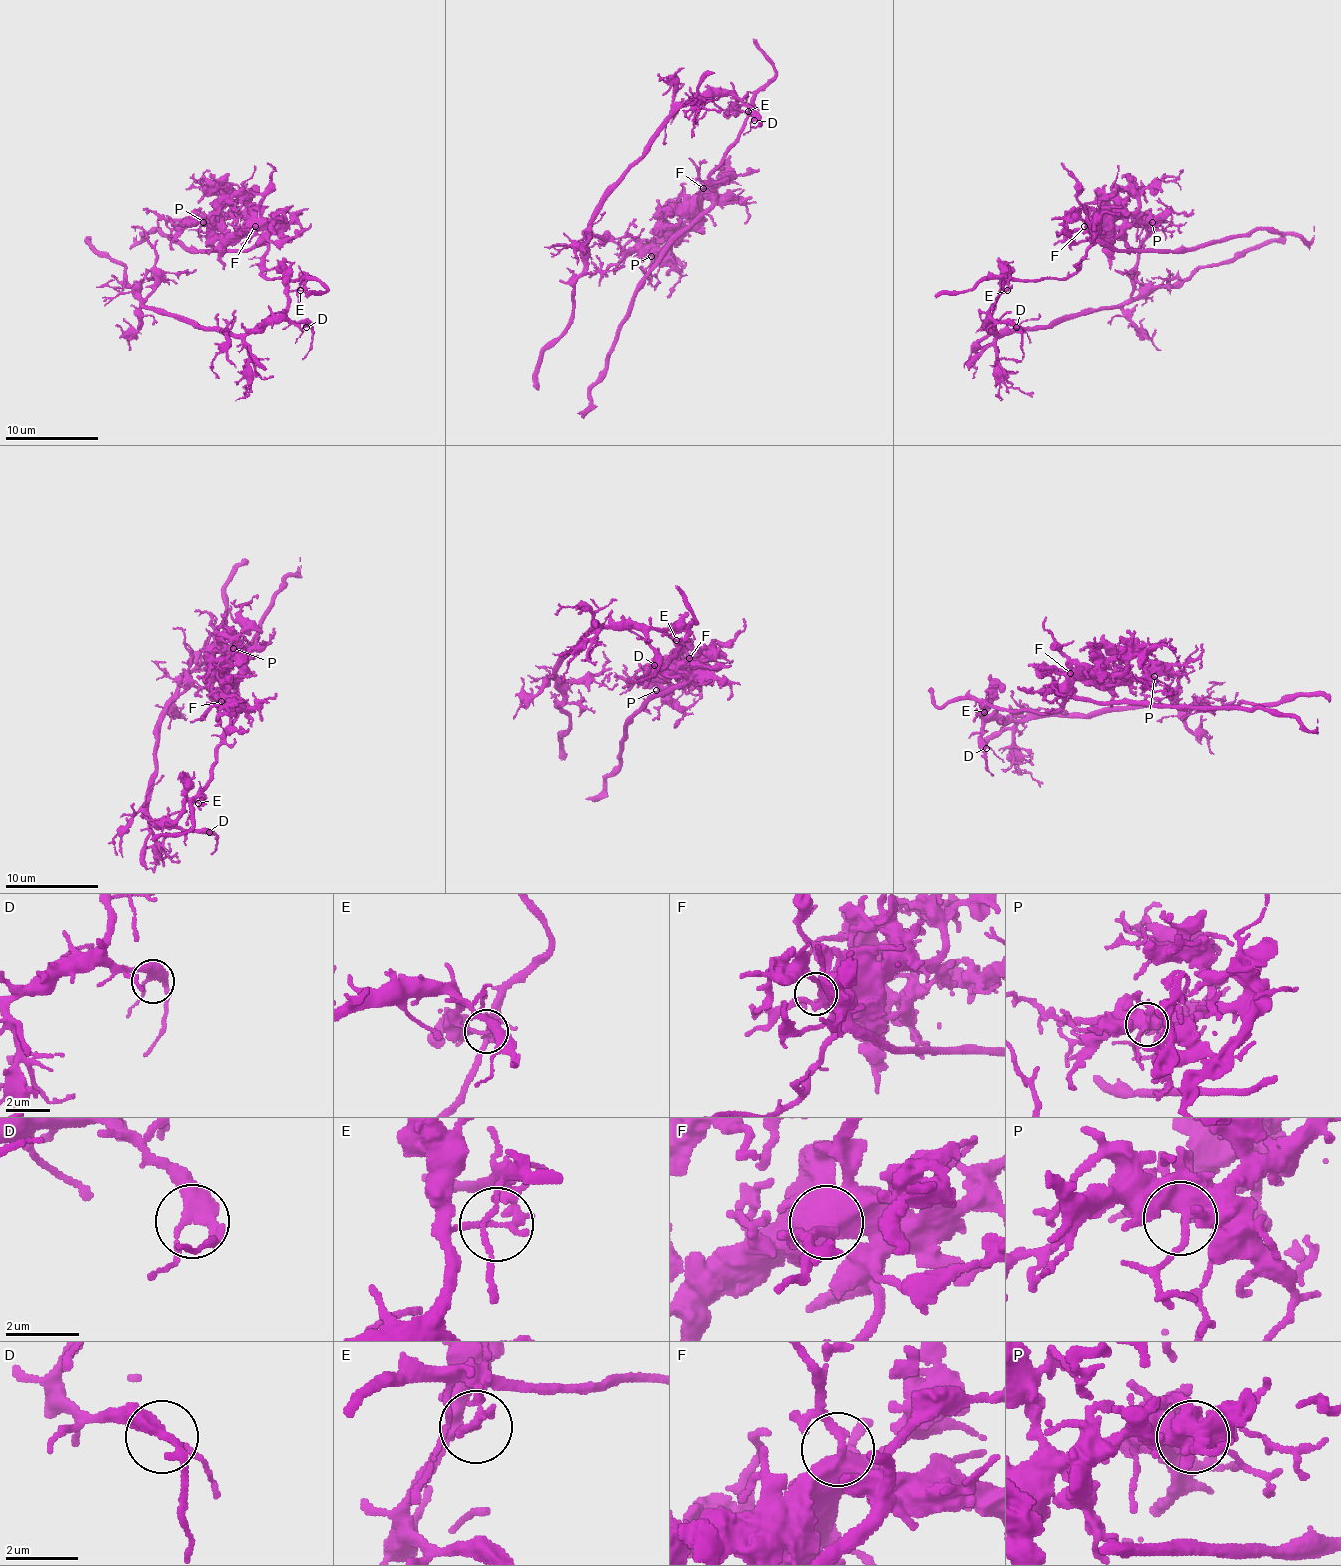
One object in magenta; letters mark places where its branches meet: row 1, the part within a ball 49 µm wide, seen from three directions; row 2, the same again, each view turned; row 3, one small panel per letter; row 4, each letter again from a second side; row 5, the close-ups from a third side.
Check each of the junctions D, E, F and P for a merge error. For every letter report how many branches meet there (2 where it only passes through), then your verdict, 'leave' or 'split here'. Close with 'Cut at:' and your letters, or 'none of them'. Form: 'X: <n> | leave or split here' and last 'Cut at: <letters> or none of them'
D: 3 | leave
E: 2 | split here
F: 2 | leave
P: 6 | leave
Cut at: E

